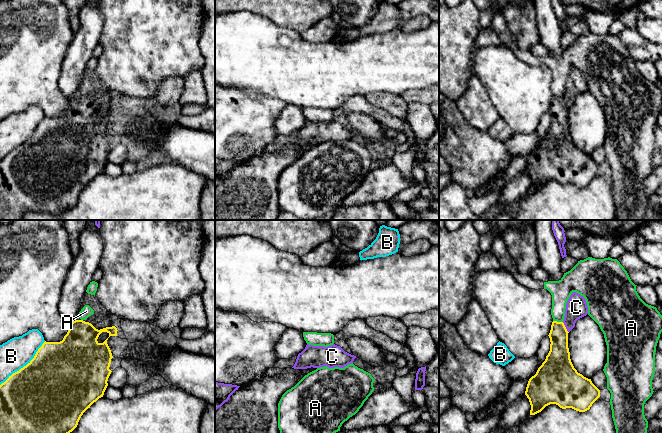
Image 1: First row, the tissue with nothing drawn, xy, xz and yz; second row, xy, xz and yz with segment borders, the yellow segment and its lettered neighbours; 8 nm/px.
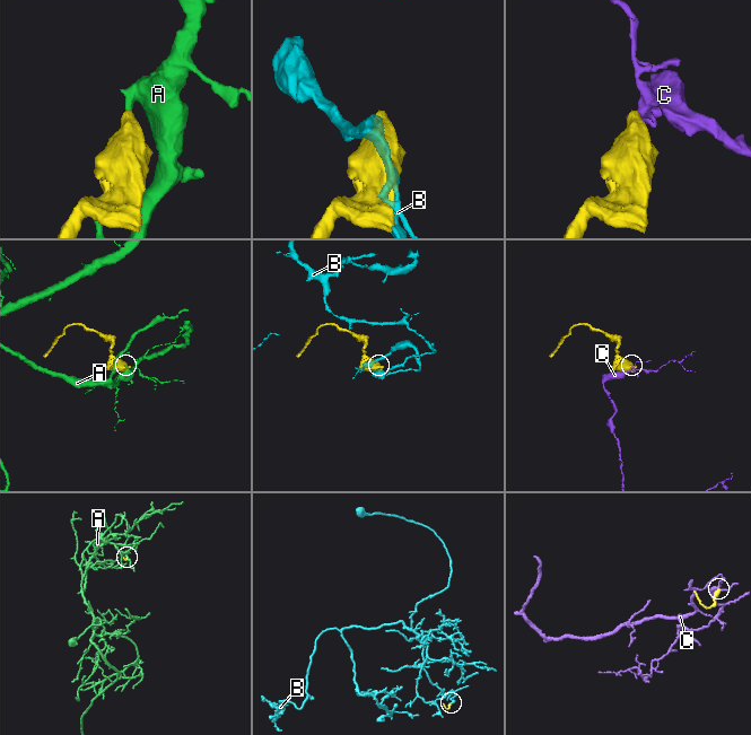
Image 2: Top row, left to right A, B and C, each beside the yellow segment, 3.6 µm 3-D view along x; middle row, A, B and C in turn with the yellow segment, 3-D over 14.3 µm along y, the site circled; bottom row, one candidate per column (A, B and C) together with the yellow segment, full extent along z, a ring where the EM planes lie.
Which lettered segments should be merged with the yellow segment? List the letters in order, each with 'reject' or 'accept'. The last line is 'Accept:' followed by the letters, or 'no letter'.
A: reject
B: reject
C: reject
Accept: no letter

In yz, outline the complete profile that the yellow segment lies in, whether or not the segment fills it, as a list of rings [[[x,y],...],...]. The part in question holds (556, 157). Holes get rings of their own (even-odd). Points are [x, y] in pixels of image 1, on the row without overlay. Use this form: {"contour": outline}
{"contour": [[[552,98],[548,111],[550,127],[536,150],[529,155],[525,167],[531,181],[530,191],[541,188],[550,180],[585,188],[600,173],[600,166],[591,155],[574,144],[568,109],[563,98]]]}

